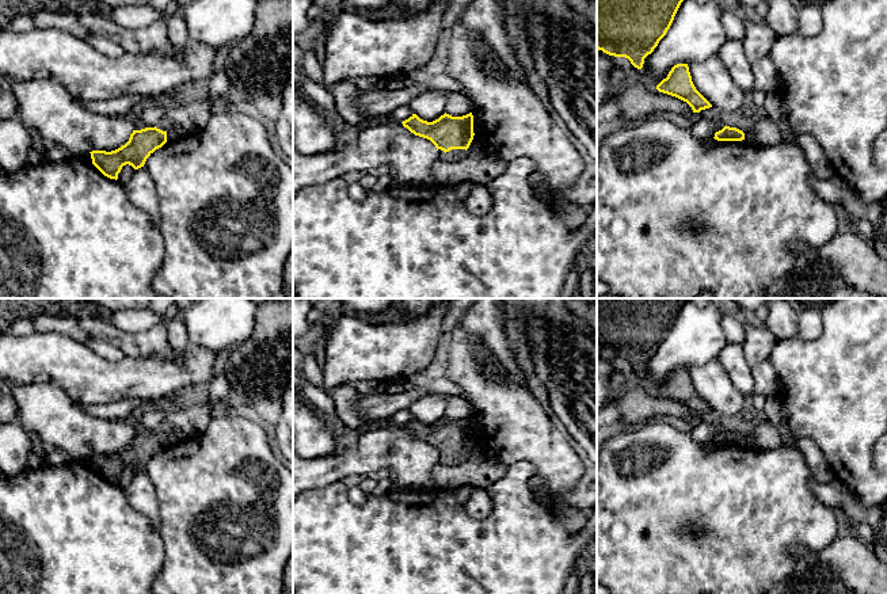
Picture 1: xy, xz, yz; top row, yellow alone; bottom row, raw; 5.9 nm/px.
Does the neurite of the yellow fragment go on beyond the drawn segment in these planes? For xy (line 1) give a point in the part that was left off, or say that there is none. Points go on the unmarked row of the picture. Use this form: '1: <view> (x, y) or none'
1: none

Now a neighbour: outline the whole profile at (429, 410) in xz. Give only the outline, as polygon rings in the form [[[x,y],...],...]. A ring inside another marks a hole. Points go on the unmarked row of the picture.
[[[429,393],[416,399],[408,410],[420,423],[433,426],[445,418],[446,405],[445,396]]]

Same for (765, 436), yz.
[[[762,416],[755,422],[754,430],[743,437],[745,445],[755,450],[773,450],[784,445],[778,429]]]

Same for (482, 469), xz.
[[[473,443],[467,453],[464,464],[457,467],[445,467],[435,461],[431,472],[433,483],[438,488],[458,488],[472,484],[488,490],[500,480],[507,472],[507,467],[499,462],[481,445]]]

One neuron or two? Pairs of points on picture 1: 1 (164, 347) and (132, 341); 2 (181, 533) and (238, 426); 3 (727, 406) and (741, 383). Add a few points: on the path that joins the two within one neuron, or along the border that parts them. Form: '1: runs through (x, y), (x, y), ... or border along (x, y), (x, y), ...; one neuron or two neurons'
1: runs through (156, 343), (140, 343); one neuron
2: runs through (183, 506), (190, 486), (220, 453); one neuron
3: border along (719, 362), (733, 385), (743, 396); two neurons

